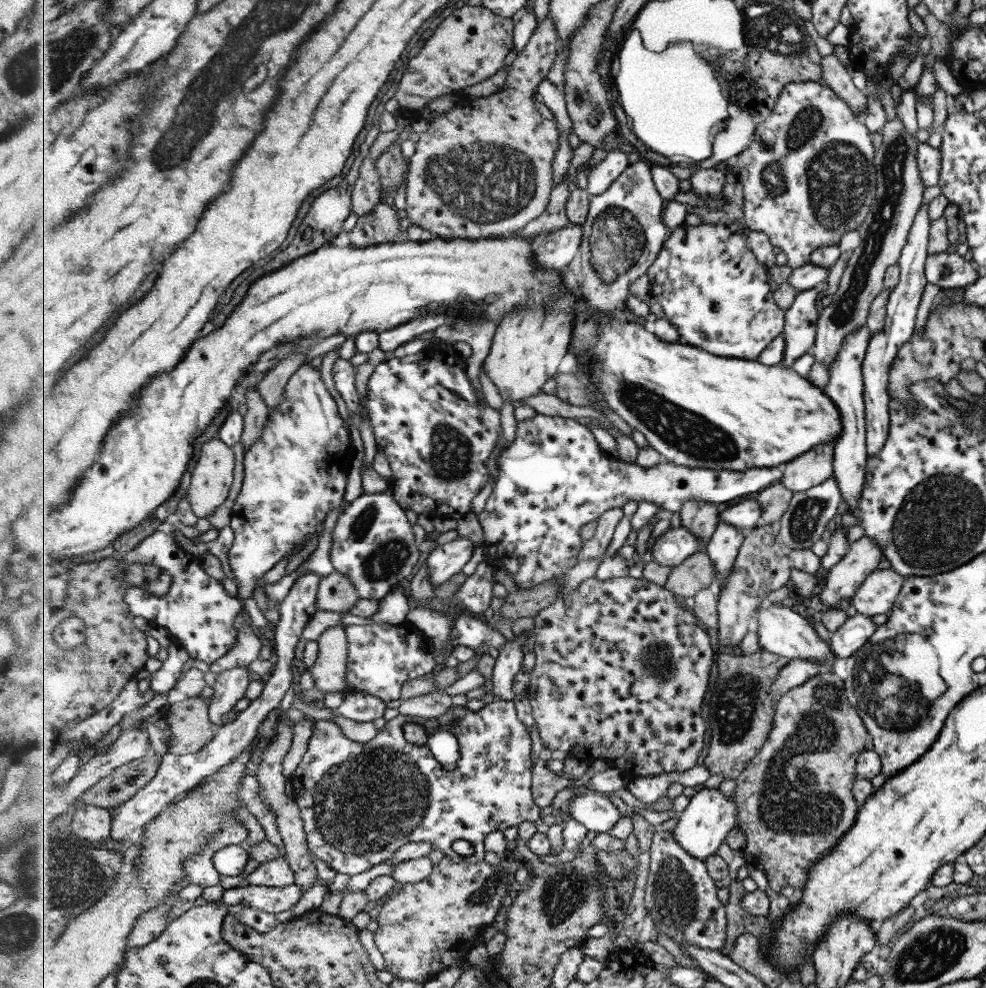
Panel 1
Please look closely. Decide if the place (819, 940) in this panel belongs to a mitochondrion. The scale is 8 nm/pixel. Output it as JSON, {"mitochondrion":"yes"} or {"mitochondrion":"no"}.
{"mitochondrion":"no"}

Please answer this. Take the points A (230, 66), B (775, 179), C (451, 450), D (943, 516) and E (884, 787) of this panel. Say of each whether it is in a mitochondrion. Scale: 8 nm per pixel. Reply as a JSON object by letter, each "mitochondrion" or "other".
{"A":"mitochondrion","B":"mitochondrion","C":"mitochondrion","D":"mitochondrion","E":"other"}

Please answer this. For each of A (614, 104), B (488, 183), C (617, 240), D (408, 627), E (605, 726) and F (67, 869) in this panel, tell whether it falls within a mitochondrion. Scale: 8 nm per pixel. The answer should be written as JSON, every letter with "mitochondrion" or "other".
{"A":"other","B":"mitochondrion","C":"mitochondrion","D":"other","E":"other","F":"mitochondrion"}

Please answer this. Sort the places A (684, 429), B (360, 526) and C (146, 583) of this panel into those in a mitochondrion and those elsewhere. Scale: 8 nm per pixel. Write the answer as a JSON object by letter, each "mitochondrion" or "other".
{"A":"mitochondrion","B":"mitochondrion","C":"other"}

